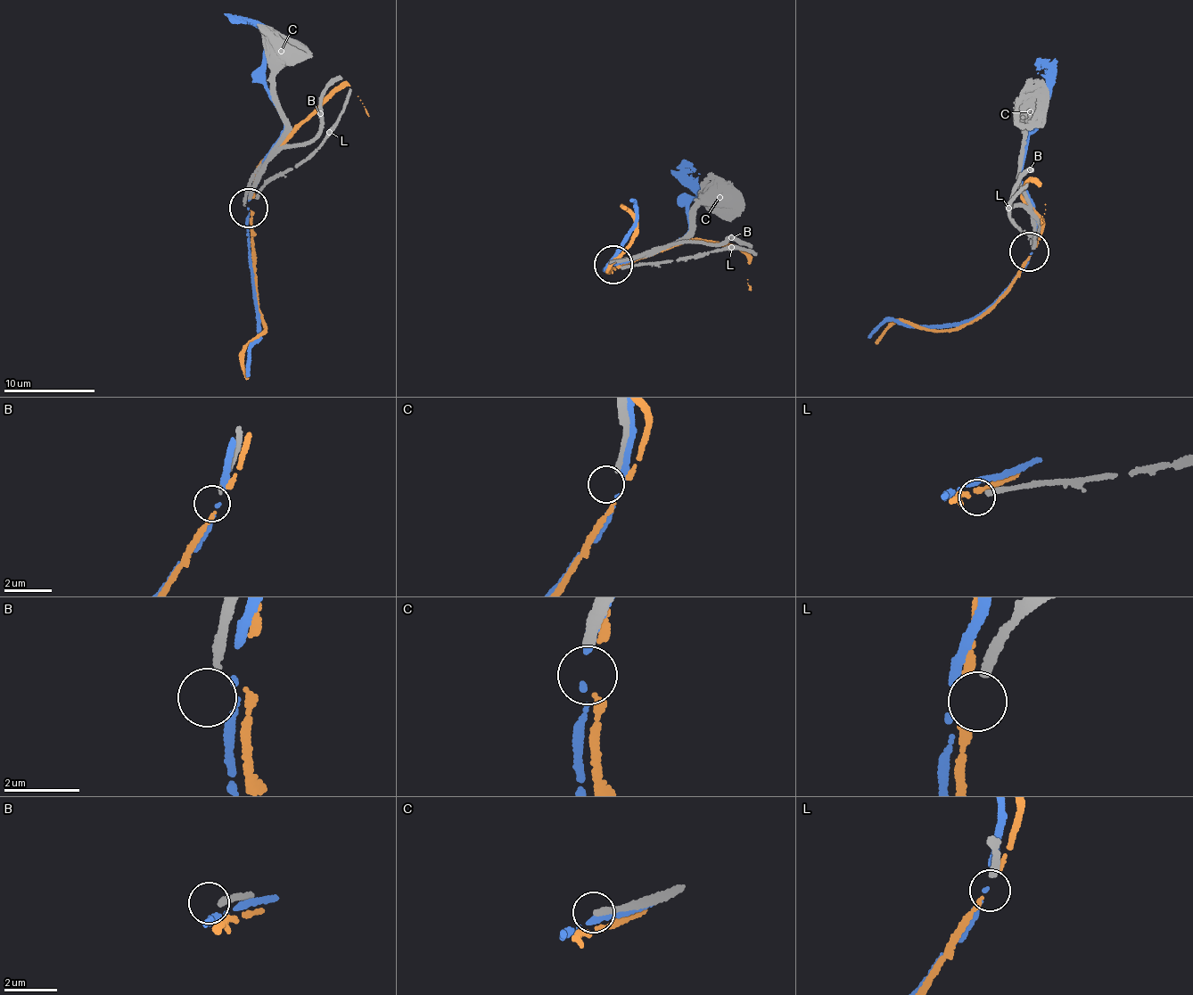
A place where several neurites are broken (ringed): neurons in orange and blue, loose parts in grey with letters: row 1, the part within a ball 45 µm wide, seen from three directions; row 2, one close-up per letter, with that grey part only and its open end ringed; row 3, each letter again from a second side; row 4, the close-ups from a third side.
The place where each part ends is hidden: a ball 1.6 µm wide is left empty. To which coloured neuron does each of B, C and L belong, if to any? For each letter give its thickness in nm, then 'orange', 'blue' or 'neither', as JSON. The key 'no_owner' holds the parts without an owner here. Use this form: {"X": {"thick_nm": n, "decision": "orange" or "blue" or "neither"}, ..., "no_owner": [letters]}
{"B": {"thick_nm": 200, "decision": "neither"}, "C": {"thick_nm": 280, "decision": "neither"}, "L": {"thick_nm": 240, "decision": "neither"}, "no_owner": ["B", "C", "L"]}

